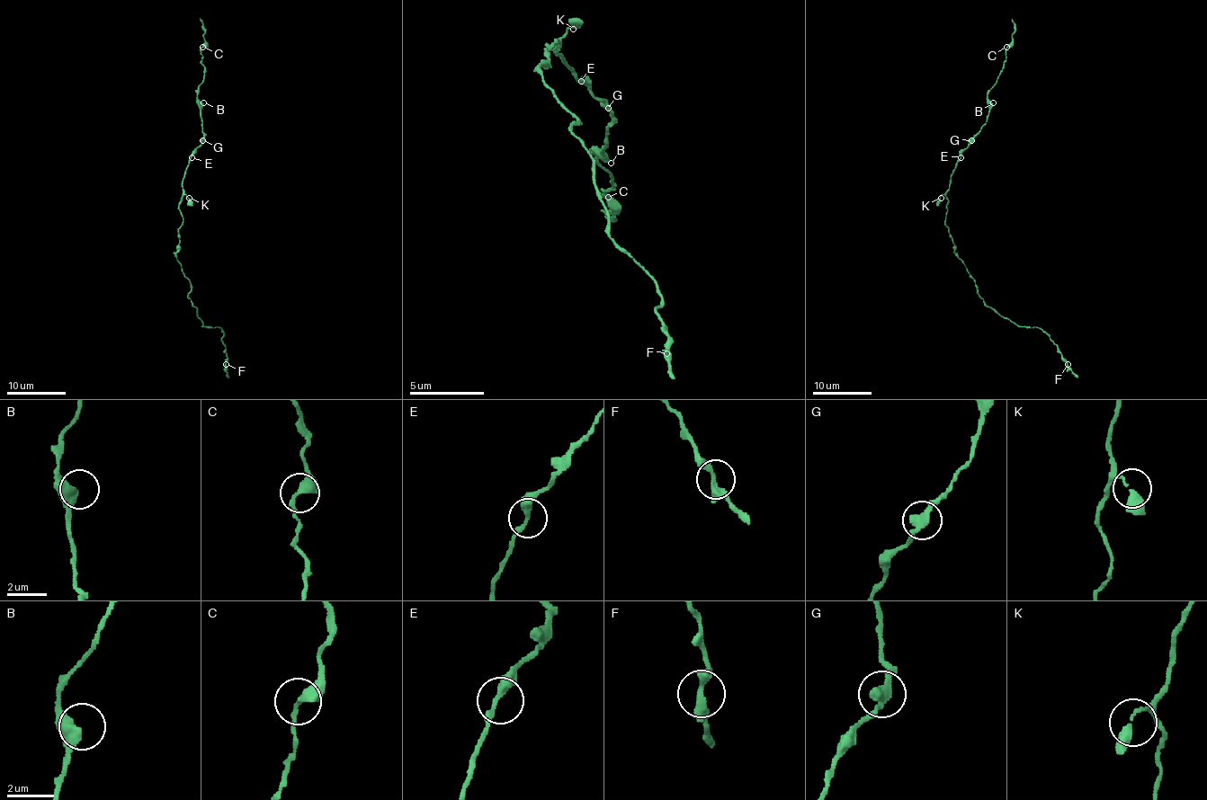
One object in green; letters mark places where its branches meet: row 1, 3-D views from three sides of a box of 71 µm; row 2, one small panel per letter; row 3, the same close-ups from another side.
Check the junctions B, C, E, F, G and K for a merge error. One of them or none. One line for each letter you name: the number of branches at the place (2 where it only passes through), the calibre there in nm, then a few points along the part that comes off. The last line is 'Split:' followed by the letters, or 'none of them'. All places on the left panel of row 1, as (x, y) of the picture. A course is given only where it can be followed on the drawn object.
Split: none of them

